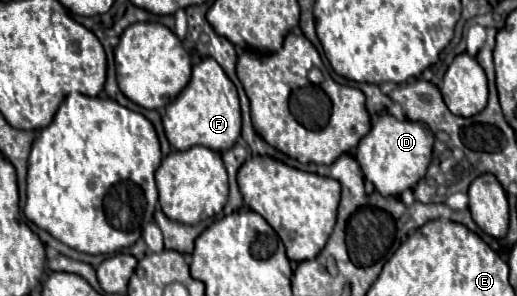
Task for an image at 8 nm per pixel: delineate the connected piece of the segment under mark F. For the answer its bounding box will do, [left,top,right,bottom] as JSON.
[162,58,242,152]

